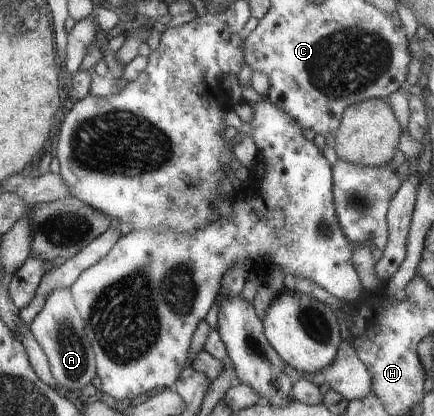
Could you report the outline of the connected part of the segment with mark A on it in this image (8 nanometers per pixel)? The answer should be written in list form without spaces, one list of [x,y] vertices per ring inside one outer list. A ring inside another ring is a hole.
[[[70,287],[54,288],[45,297],[41,310],[28,324],[40,349],[45,353],[50,373],[59,384],[62,392],[74,394],[79,398],[79,390],[96,375],[94,352],[85,336],[84,322],[76,309]]]

